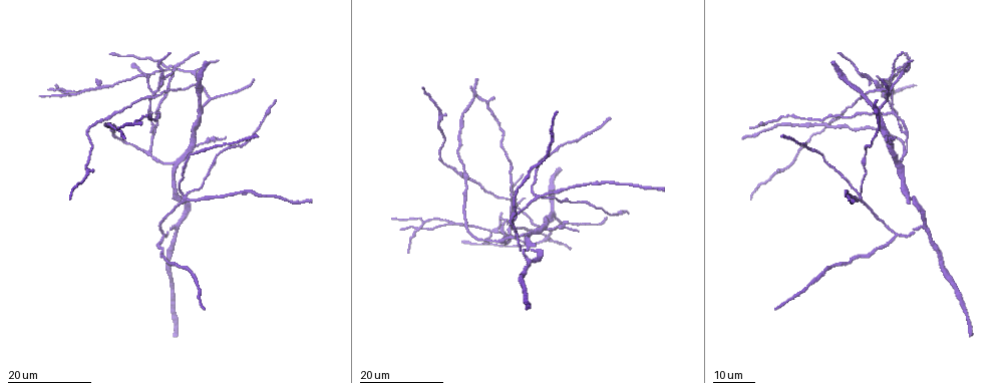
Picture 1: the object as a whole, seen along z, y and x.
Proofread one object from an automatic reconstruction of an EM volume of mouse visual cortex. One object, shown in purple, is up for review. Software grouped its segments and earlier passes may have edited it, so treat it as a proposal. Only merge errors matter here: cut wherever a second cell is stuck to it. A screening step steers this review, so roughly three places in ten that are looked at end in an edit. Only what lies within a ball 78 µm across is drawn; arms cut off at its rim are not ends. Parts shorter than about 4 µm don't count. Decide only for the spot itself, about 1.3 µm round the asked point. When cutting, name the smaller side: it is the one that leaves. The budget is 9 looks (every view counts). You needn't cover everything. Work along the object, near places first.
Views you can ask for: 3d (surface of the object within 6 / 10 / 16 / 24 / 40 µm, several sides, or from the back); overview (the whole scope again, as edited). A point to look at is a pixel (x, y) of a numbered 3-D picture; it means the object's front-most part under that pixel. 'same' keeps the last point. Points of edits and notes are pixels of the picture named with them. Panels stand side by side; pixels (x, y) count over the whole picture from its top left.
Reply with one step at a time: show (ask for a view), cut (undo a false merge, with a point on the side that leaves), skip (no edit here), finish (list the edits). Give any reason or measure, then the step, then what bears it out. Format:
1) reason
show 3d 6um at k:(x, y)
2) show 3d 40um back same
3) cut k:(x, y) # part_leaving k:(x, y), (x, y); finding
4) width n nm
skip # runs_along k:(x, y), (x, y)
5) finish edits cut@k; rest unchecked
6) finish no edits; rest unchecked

a fork
show 3d 24um at 1:(905, 134)

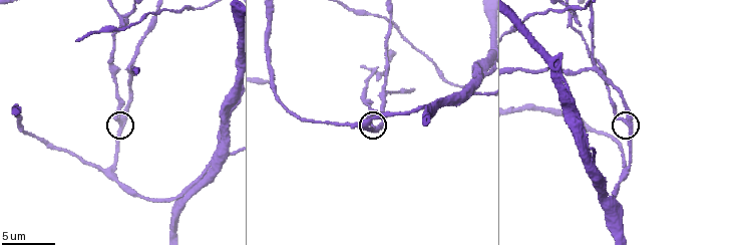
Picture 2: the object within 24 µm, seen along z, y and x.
closer look
show 3d 10um at 2:(373, 125)

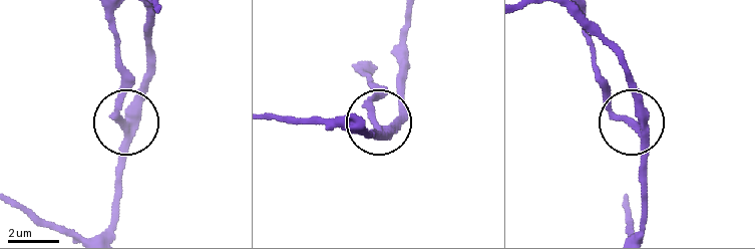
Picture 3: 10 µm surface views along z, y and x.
width 280 nm
skip # runs_along 3:(112, 231), (123, 127), (133, 94), (153, 70); all the same cell

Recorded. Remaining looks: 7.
branch point
show 3d 16um at 2:(110, 170)

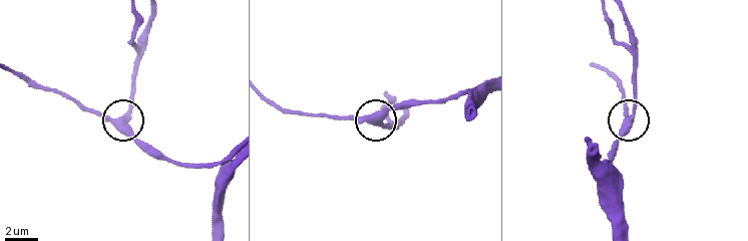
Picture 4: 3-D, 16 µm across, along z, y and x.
show 3d 16um back at 4:(374, 124)

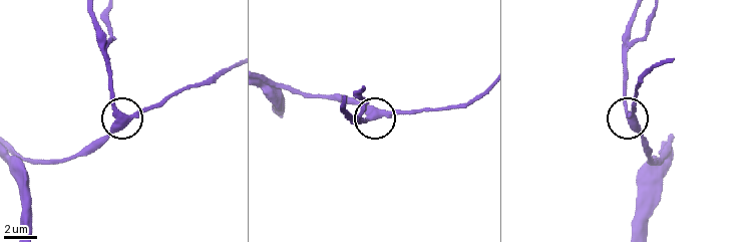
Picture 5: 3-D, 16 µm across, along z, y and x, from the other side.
skip # runs_along 5:(267, 80), (315, 96), (348, 96), (380, 116), (415, 112); continuous, no second cell

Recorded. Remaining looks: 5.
looks like a crossing
show 3d 10um at 2:(123, 16)

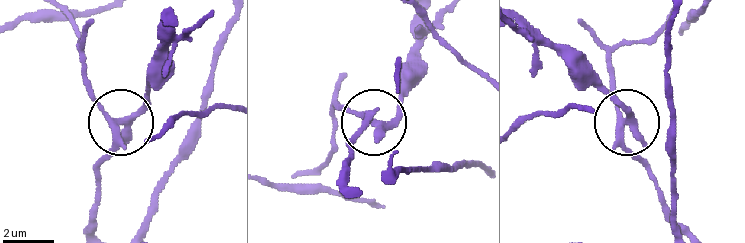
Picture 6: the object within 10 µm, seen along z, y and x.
width 260 nm
cut 6:(148, 100) # two cells meet here

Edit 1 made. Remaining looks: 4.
show 3d 10um at 2:(551, 60)

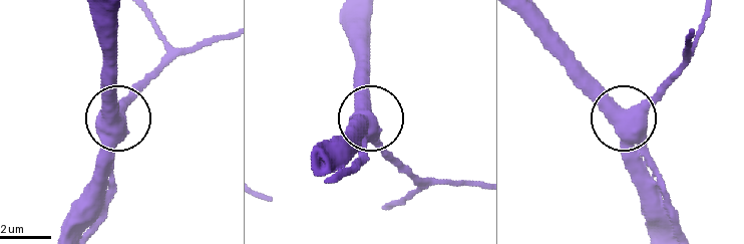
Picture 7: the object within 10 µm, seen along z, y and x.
arms 3
skip # runs_along 7:(324, 175), (374, 123), (367, 55); all the same cell

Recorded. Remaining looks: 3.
finish edits cut@6; rest unchecked

